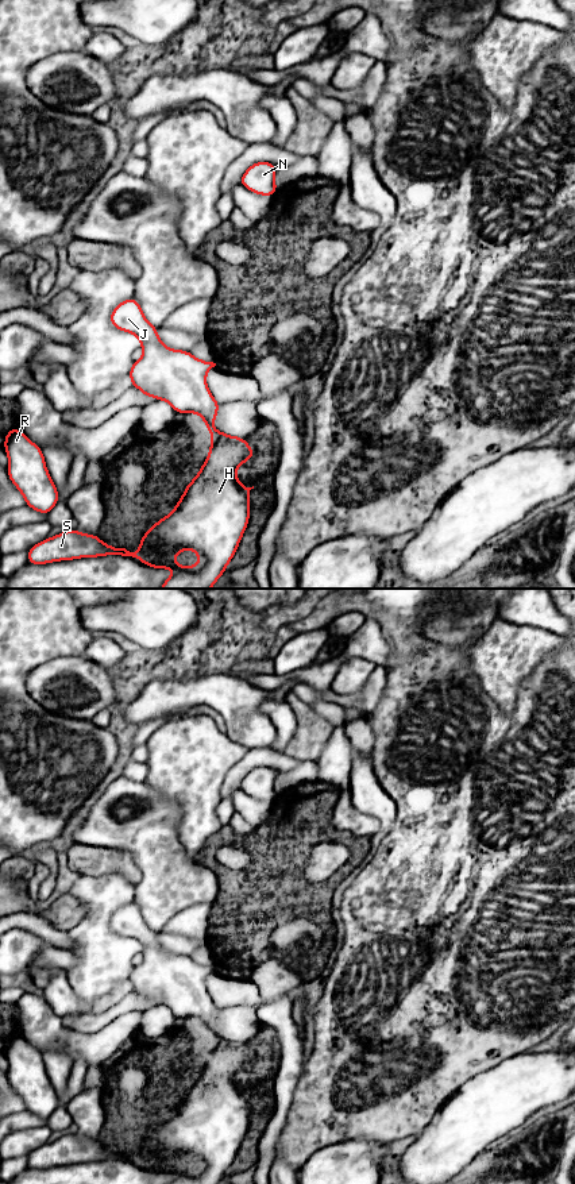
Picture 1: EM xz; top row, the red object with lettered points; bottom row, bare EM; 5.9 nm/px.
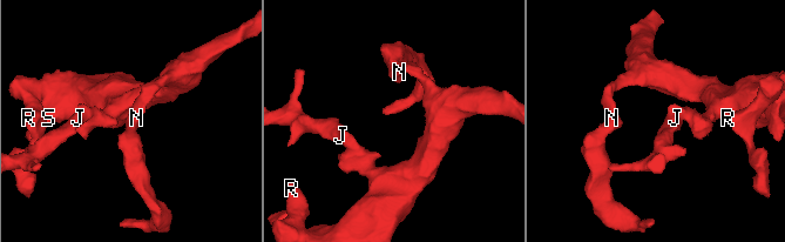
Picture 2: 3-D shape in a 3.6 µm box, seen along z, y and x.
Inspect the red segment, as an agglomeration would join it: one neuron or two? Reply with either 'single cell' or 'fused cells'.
single cell

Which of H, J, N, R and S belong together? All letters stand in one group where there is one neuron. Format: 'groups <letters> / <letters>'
groups H J N R S

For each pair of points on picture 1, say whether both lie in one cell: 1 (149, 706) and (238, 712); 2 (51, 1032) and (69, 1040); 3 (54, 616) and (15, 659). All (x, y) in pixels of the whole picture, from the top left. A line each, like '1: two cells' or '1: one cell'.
1: one cell
2: one cell
3: one cell

